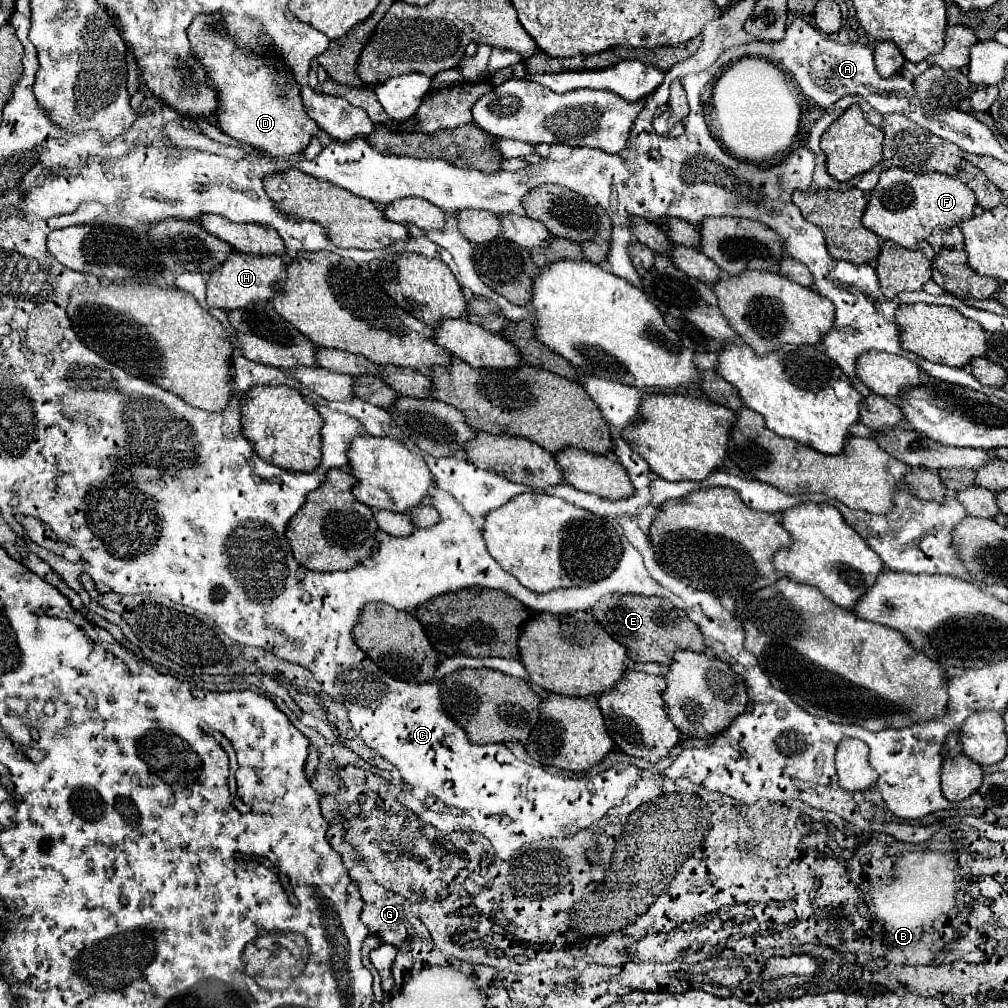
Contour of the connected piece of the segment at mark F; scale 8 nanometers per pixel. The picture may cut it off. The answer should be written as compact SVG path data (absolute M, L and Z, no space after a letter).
M889 168L881 174L877 186L867 196L867 208L863 212L863 226L873 230L885 240L893 240L903 248L915 248L917 242L925 240L935 250L939 248L963 248L963 234L959 222L971 218L975 210L973 192L957 178L947 174L929 172L913 174L901 168Z

